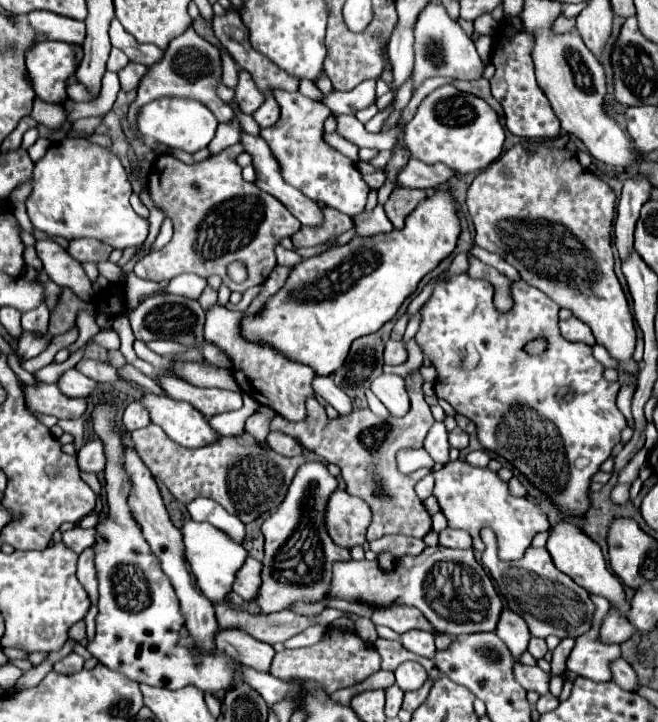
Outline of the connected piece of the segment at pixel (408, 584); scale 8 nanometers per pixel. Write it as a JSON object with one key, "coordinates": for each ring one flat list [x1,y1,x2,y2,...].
{"coordinates":[[424,548,424,552,418,556,402,556,392,572,382,572,378,562,370,560,338,562,334,564,330,596,366,602,372,606,408,604,418,608,434,626,434,630,448,632,452,636,496,630,498,618,502,614,502,600,492,584,492,578,486,576,484,566,476,562,472,548]]}

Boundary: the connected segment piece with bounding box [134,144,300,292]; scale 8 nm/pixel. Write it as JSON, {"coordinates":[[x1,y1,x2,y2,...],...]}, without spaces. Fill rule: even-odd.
{"coordinates":[[234,144,198,164,184,164,170,154,158,156,148,172,148,188,152,200,172,218,174,236,162,250,150,252,136,262,134,274,138,278,162,282,184,272,202,278,220,274,230,290,246,292,270,276,276,266,274,246,284,236,298,232,300,222,280,200,242,178,242,168,236,164,242,152,244,146],[234,260,250,260,250,276,242,284,232,282,226,274,228,264]]}

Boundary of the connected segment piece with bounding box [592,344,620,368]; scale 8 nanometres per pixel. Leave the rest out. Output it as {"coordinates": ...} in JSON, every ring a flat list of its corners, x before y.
{"coordinates":[[596,344,592,350,594,350,596,360,600,360,600,362,602,362,606,368,618,368,618,366,620,366,620,364,618,364,618,362,616,362,616,360,614,360,610,354,608,354,608,350,606,350,604,346]]}

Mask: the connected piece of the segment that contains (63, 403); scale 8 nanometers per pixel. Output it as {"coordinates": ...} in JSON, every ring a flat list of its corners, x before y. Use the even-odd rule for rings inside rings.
{"coordinates":[[36,382,34,386,24,386,24,400,30,412,50,414,56,418,80,418,86,410,84,398,64,396,58,384]]}

